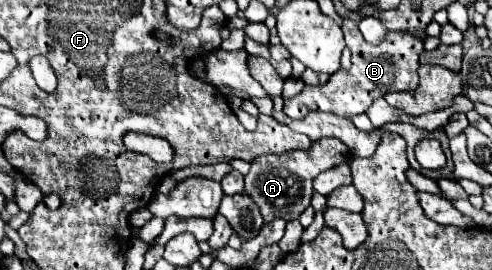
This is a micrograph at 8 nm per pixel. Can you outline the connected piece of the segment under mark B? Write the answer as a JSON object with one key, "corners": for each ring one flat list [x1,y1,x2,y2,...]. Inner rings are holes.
{"corners":[[345,19,343,33,345,33,347,47,353,51,353,67,349,71,339,69,335,75,331,75,331,79,325,85,305,87,293,99,285,99,283,113,287,117,303,119,311,111,325,111,325,113,333,113,333,115,351,119,353,115,365,113,367,107,375,99,385,97,387,93,415,91,415,87,419,83,419,75,417,75,419,55,423,53,423,41,421,39,395,31,395,33,387,33,385,41,381,41,379,45,371,45,363,39,361,31,357,29,357,23,351,21,351,19],[345,83,347,83,347,89,345,89]]}

